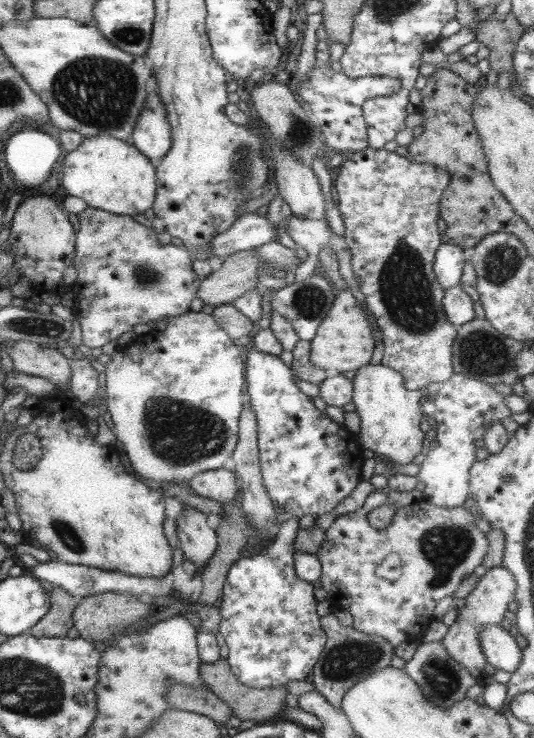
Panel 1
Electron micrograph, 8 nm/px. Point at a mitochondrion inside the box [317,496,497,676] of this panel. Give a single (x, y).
(445, 547)

